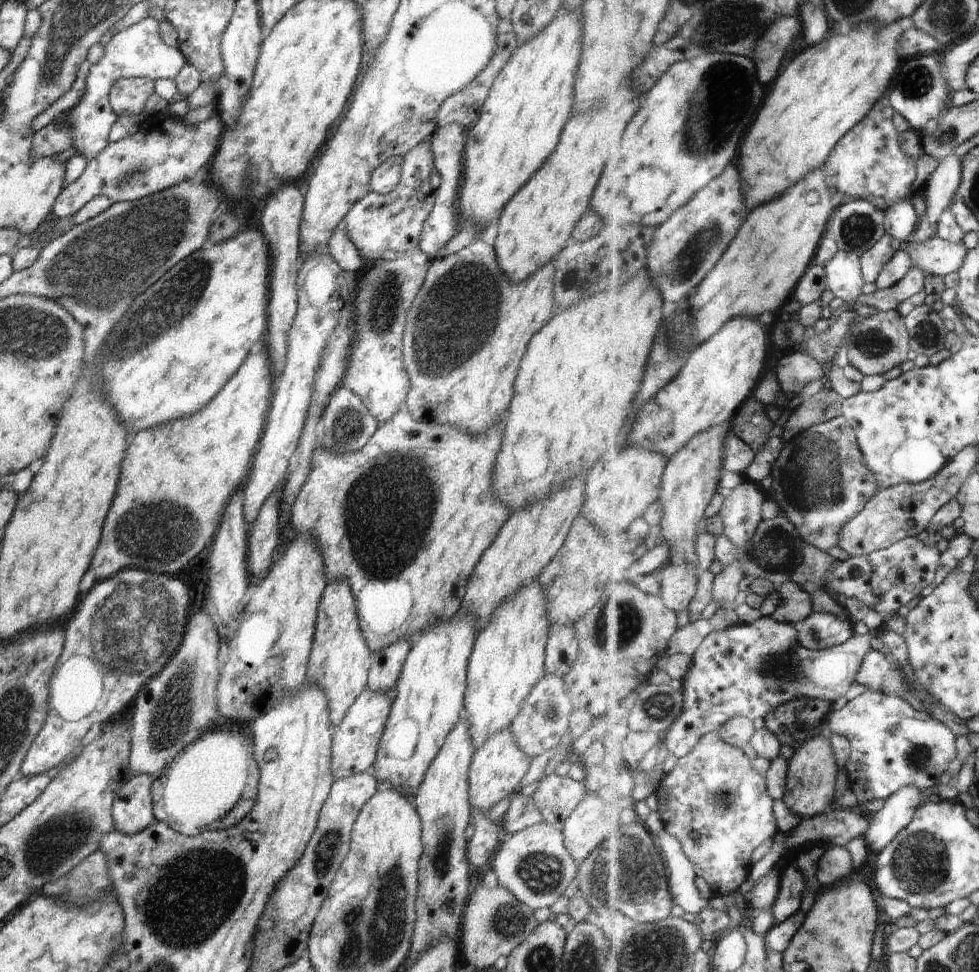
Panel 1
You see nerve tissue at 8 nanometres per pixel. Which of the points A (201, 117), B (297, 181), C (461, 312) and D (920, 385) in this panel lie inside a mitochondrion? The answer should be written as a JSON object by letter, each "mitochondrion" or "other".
{"A":"other","B":"other","C":"mitochondrion","D":"other"}

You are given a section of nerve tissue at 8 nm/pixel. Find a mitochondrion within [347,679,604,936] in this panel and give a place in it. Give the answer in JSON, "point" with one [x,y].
{"point":[542,874]}

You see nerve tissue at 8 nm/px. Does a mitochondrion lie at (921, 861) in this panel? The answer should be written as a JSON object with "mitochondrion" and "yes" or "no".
{"mitochondrion":"yes"}

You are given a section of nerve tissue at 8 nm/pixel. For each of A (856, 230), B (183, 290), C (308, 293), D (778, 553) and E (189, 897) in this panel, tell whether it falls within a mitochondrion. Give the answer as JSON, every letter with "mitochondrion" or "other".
{"A":"mitochondrion","B":"mitochondrion","C":"other","D":"mitochondrion","E":"mitochondrion"}

